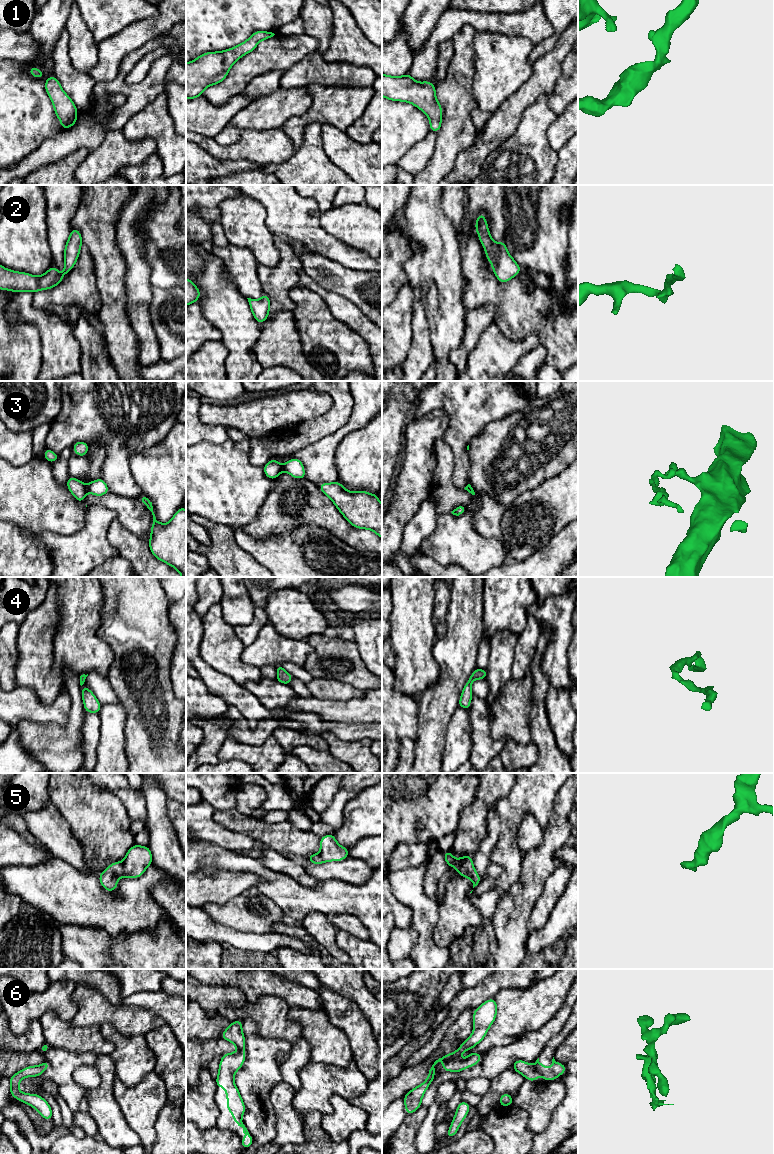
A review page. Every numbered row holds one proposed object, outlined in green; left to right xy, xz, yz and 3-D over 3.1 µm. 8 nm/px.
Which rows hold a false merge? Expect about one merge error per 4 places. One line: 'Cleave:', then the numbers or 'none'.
Cleave: 3

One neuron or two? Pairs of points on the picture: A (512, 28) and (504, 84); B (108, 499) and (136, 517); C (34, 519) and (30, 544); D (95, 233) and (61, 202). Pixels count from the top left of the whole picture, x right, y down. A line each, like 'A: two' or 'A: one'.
A: two
B: one
C: two
D: two

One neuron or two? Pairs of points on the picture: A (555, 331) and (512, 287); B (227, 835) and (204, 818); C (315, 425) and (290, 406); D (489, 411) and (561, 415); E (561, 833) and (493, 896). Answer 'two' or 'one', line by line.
A: one
B: one
C: two
D: two
E: two

